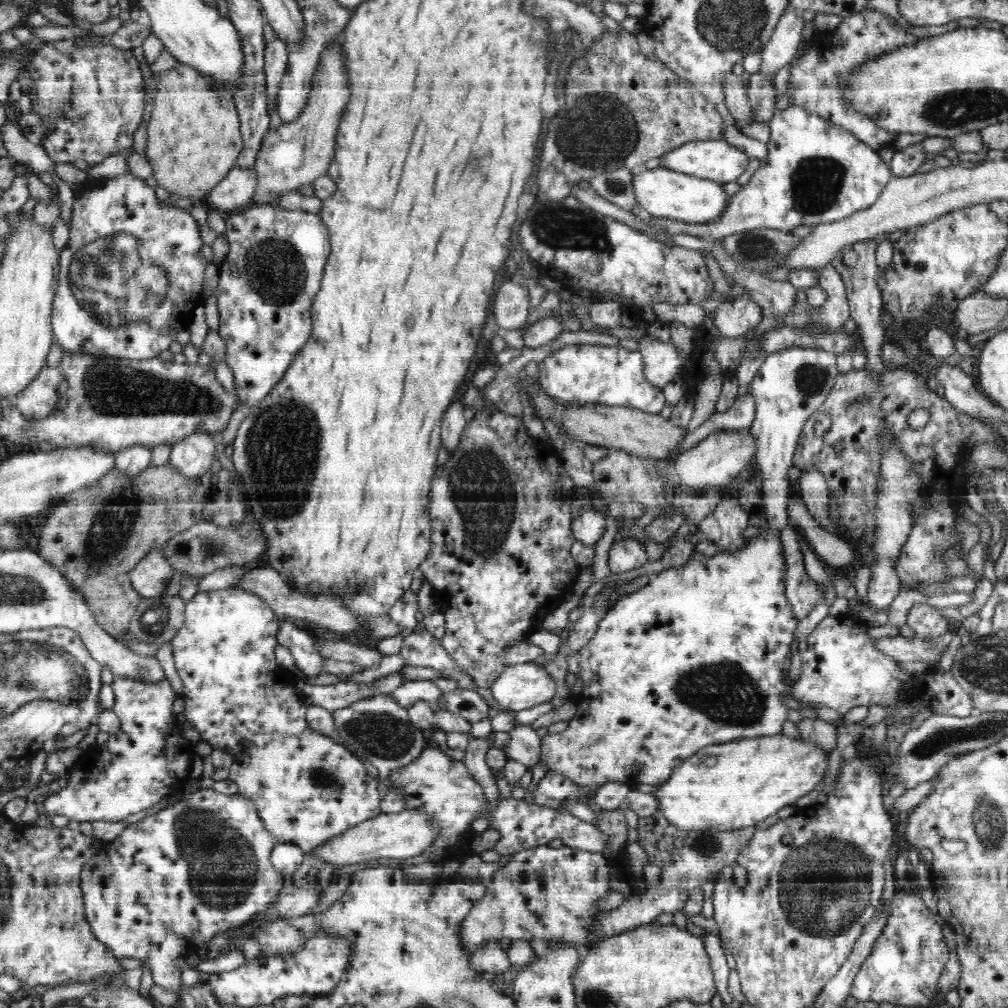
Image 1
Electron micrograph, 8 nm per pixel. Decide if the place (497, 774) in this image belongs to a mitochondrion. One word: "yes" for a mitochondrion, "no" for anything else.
no

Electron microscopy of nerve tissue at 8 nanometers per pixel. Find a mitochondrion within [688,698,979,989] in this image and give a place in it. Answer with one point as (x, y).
(826, 884)

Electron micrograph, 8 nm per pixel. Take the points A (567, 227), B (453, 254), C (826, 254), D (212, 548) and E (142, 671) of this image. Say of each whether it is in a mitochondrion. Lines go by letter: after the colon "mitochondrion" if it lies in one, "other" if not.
A: mitochondrion
B: other
C: other
D: mitochondrion
E: mitochondrion

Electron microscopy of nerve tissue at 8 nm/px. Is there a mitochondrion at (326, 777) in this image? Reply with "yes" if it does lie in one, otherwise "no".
yes

